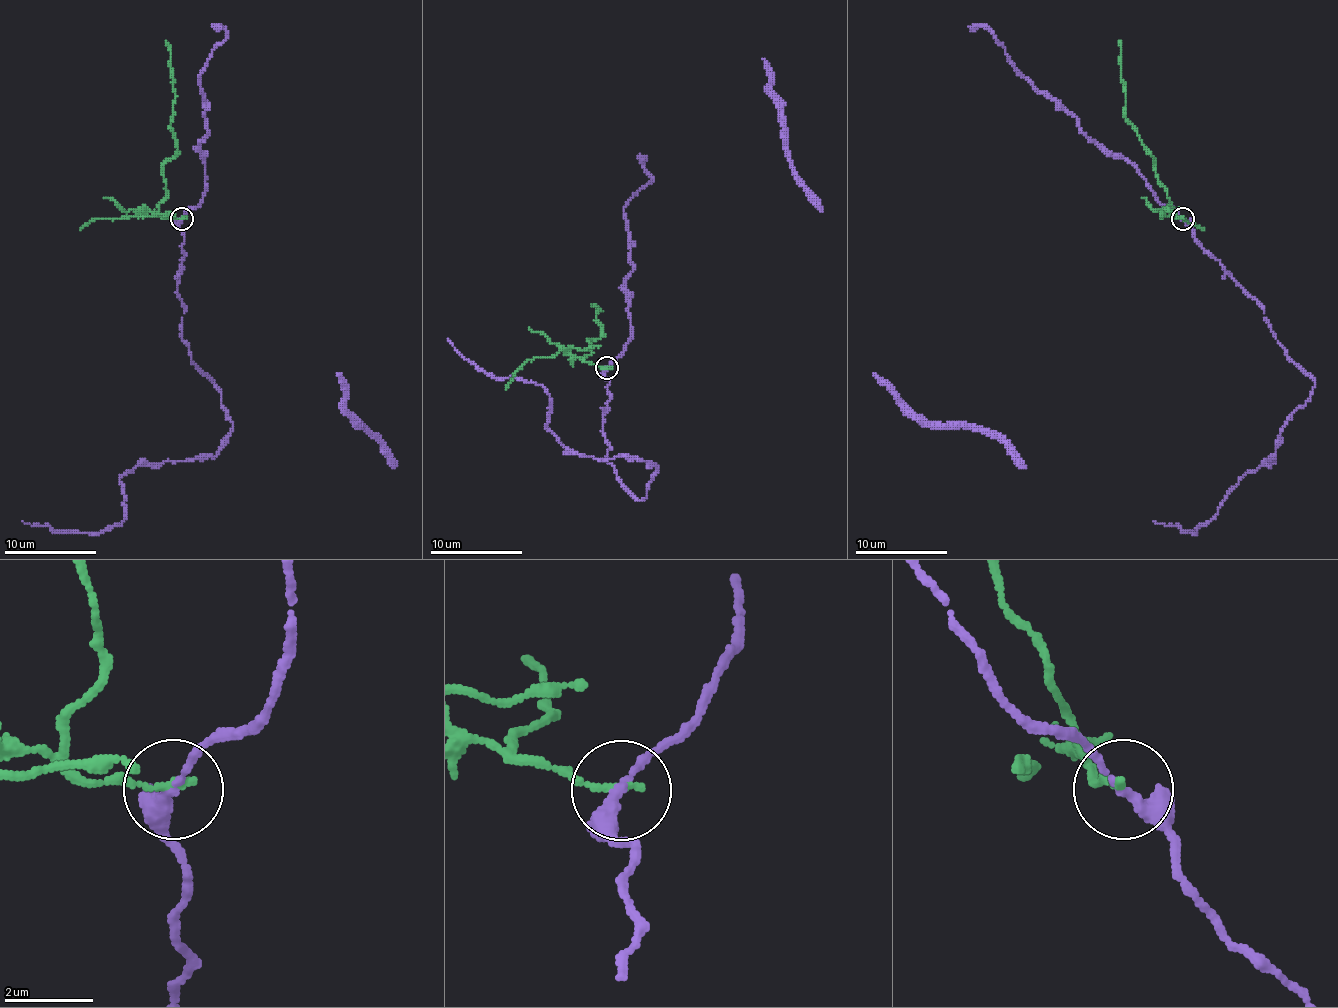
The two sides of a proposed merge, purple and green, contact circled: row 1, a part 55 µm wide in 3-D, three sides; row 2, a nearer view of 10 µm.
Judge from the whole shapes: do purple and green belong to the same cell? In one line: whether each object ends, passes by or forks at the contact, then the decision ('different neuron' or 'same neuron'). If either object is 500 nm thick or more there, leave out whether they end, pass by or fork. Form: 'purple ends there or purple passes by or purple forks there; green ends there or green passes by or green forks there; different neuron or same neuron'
purple passes by; green ends there; different neuron

